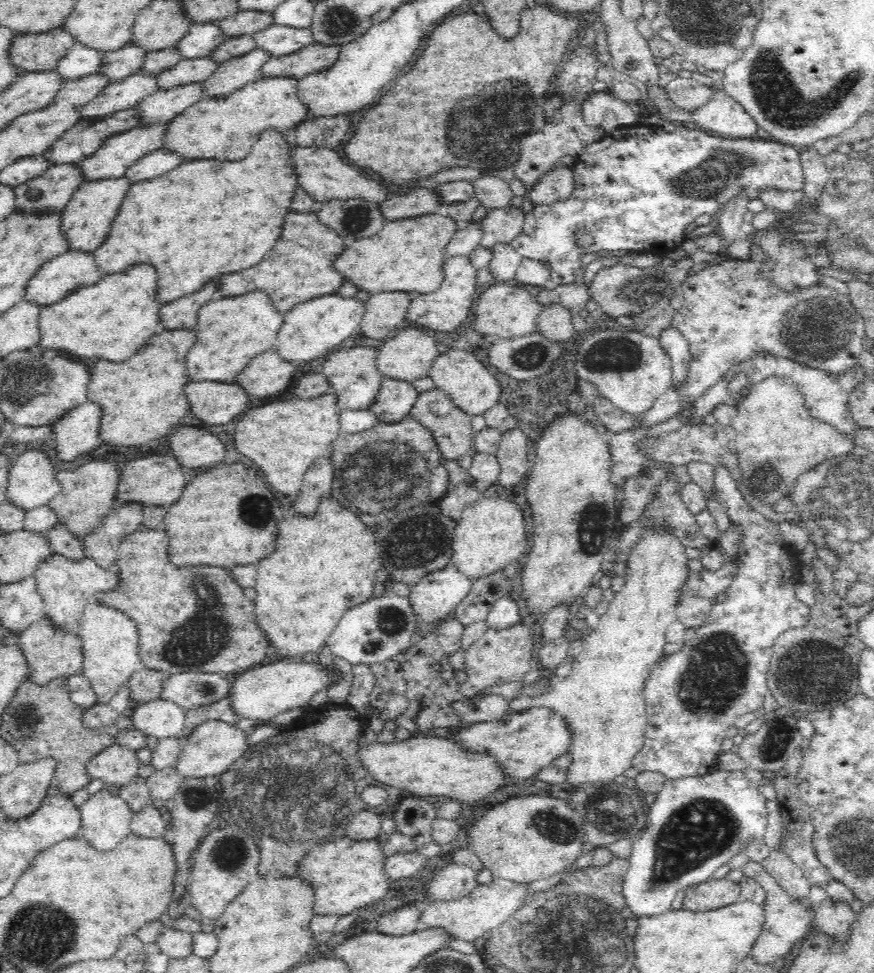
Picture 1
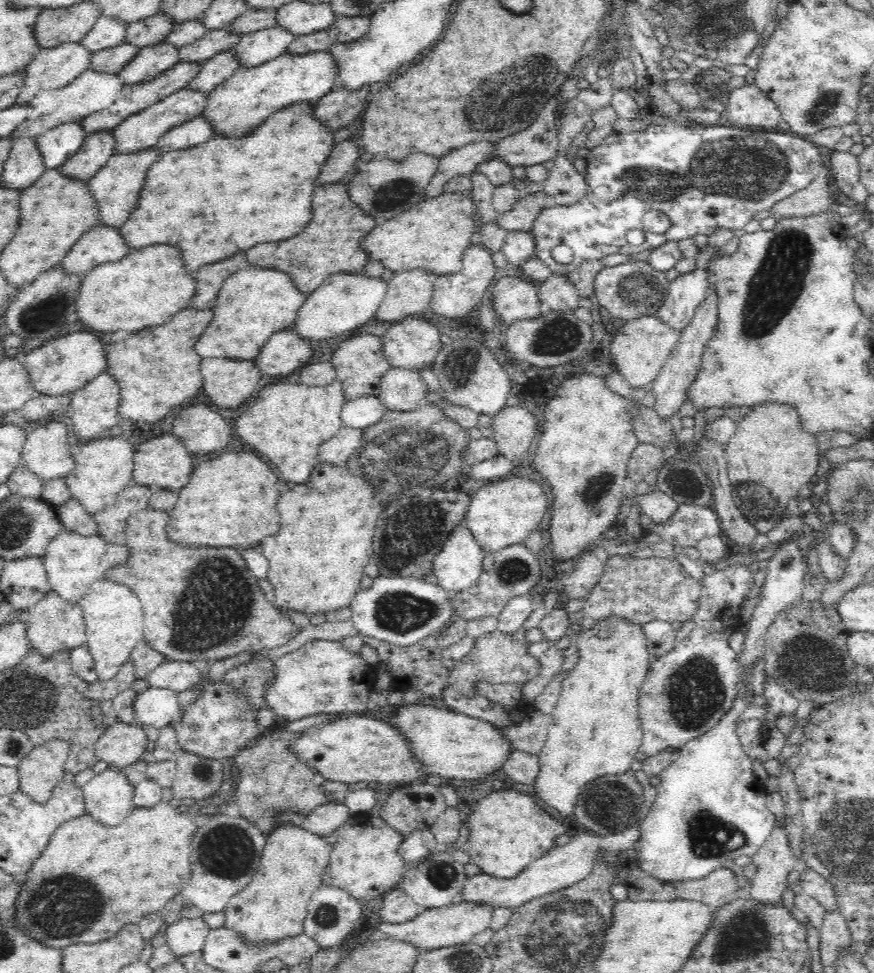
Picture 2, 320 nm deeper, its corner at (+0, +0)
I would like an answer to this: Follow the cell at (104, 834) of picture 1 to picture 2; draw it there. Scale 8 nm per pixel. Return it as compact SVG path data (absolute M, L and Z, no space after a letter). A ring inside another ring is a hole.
M106 769L83 788L85 812L98 824L114 828L122 824L135 808L135 788L121 771Z

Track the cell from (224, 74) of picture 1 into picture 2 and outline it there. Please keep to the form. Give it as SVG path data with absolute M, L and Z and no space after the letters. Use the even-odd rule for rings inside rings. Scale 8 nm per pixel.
M278 25L244 34L234 48L238 66L240 68L262 66L265 62L286 53L288 45L294 42L295 38L291 32L286 32L286 29Z

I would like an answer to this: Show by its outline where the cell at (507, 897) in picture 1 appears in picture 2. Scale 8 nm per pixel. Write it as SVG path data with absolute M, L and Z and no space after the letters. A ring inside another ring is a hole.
M651 785L644 787L643 794L644 801L642 801L640 812L638 813L638 824L628 828L628 830L624 830L622 834L598 836L583 829L576 829L571 834L571 839L567 844L556 845L548 854L526 866L517 877L496 878L484 872L468 877L459 898L461 898L461 901L472 905L487 906L491 910L496 910L497 908L506 908L506 910L518 909L524 906L526 902L540 898L543 894L572 886L575 882L586 878L591 873L595 859L600 853L616 855L632 853L637 848L636 842L639 839L640 832L638 826L652 808L653 802L657 798L657 788Z

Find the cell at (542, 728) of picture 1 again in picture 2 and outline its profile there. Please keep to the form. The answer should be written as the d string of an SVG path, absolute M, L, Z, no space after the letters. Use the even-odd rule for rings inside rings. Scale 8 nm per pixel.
M403 704L386 711L381 719L397 727L413 742L414 754L426 765L428 773L456 780L476 780L498 772L514 752L504 732L490 722L448 711L444 706Z

